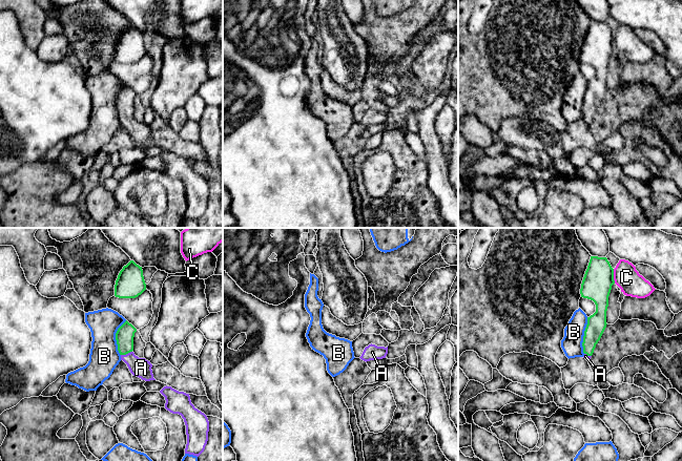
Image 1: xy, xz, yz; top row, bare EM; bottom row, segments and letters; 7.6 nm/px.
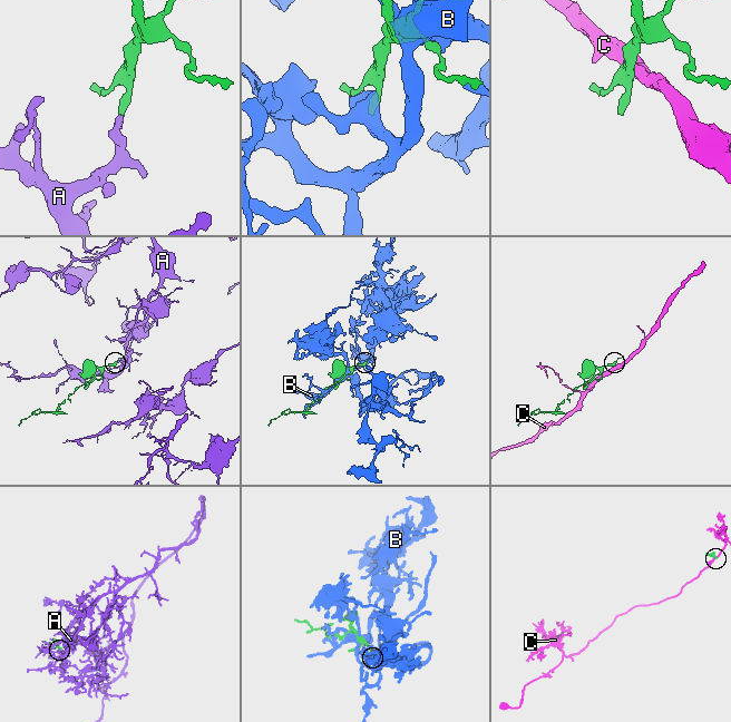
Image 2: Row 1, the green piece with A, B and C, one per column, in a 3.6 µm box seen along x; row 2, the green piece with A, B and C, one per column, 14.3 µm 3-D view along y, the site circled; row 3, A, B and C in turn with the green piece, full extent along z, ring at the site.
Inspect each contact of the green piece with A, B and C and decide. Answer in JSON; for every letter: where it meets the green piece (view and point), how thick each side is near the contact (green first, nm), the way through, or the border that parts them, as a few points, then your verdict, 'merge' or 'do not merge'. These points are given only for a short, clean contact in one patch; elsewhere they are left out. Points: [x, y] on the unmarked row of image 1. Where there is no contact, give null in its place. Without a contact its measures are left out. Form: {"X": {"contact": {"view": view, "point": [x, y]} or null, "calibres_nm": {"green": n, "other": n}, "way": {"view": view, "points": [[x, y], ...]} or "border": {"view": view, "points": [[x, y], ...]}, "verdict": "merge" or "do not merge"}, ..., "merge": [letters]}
{"A": {"contact": {"view": "xy", "point": [126, 118]}, "calibres_nm": {"green": 140, "other": 150}, "way": {"view": "xy", "points": [[124, 101], [126, 118], [141, 132]]}, "verdict": "merge"}, "B": {"contact": {"view": "yz", "point": [584, 100]}, "calibres_nm": {"green": 140, "other": 160}, "verdict": "do not merge"}, "C": {"contact": {"view": "yz", "point": [613, 41]}, "calibres_nm": {"green": 220, "other": 190}, "border": {"view": "yz", "points": [[613, 34], [613, 44], [615, 47]]}, "verdict": "do not merge"}, "merge": ["A"]}

